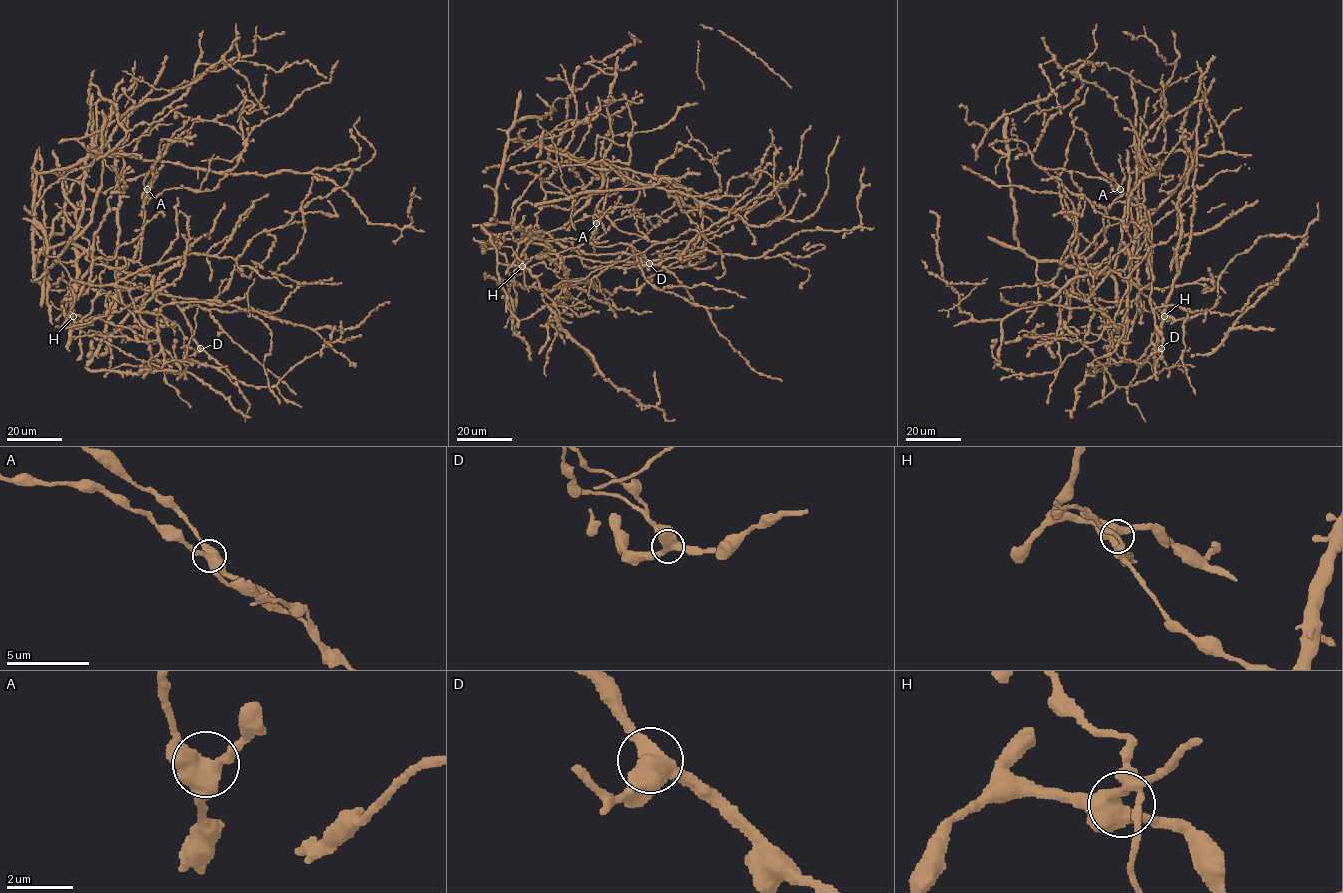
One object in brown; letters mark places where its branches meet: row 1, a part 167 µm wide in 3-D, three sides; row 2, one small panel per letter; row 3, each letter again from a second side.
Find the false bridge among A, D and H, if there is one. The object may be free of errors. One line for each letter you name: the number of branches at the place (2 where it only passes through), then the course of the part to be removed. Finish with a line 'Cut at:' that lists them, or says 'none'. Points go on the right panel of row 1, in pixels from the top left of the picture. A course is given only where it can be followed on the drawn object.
Cut at: none

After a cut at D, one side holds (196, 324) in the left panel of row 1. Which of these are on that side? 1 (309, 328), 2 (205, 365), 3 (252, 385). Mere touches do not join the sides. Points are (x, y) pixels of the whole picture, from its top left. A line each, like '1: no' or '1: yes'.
1: yes
2: yes
3: no

